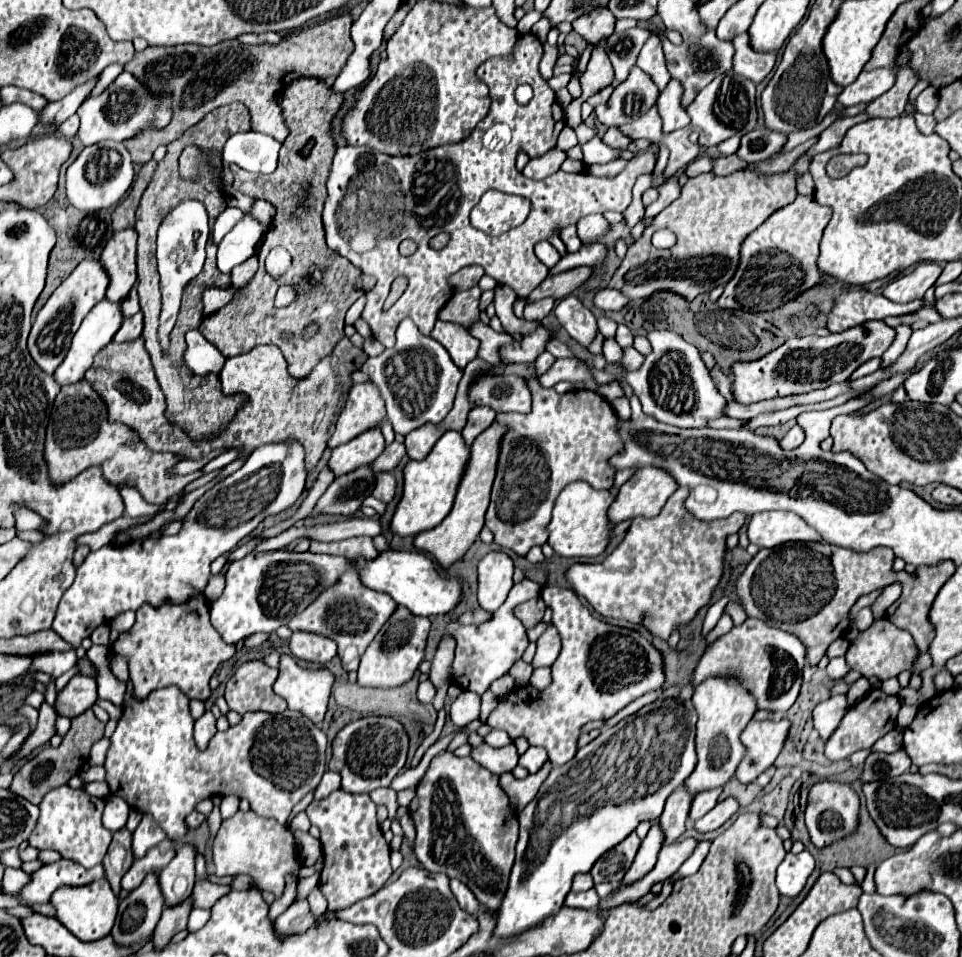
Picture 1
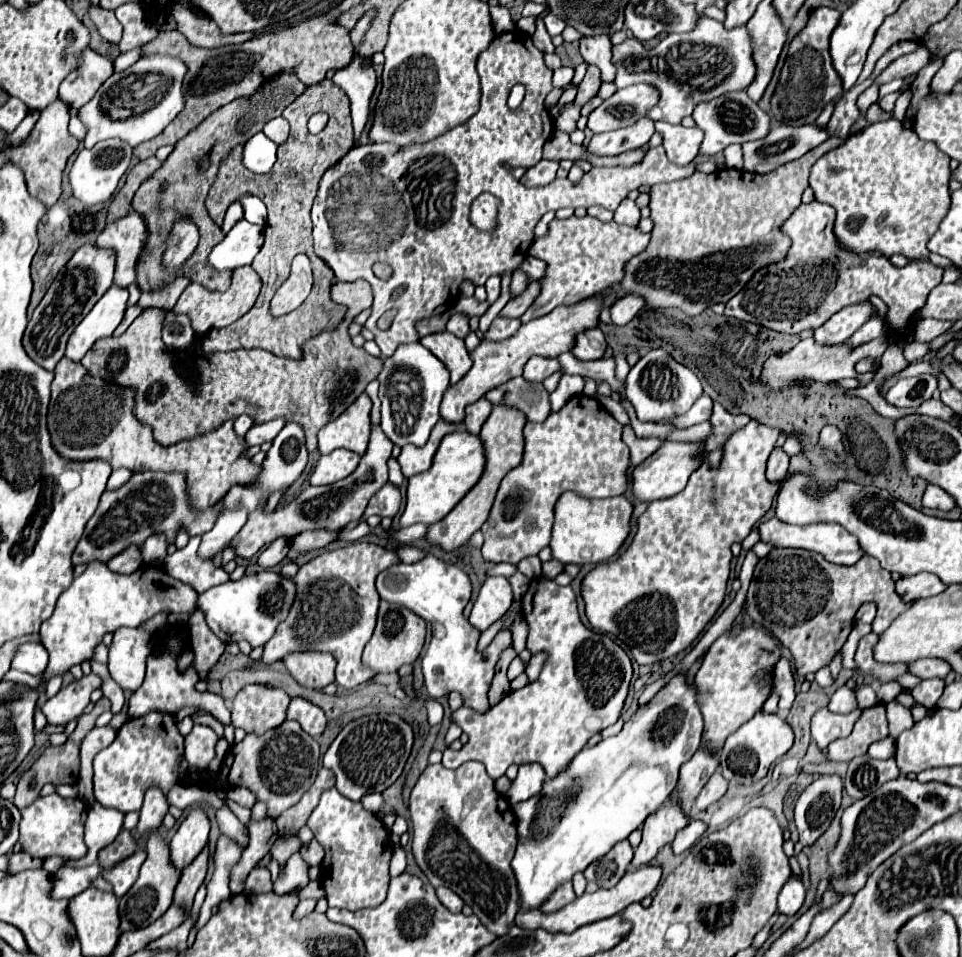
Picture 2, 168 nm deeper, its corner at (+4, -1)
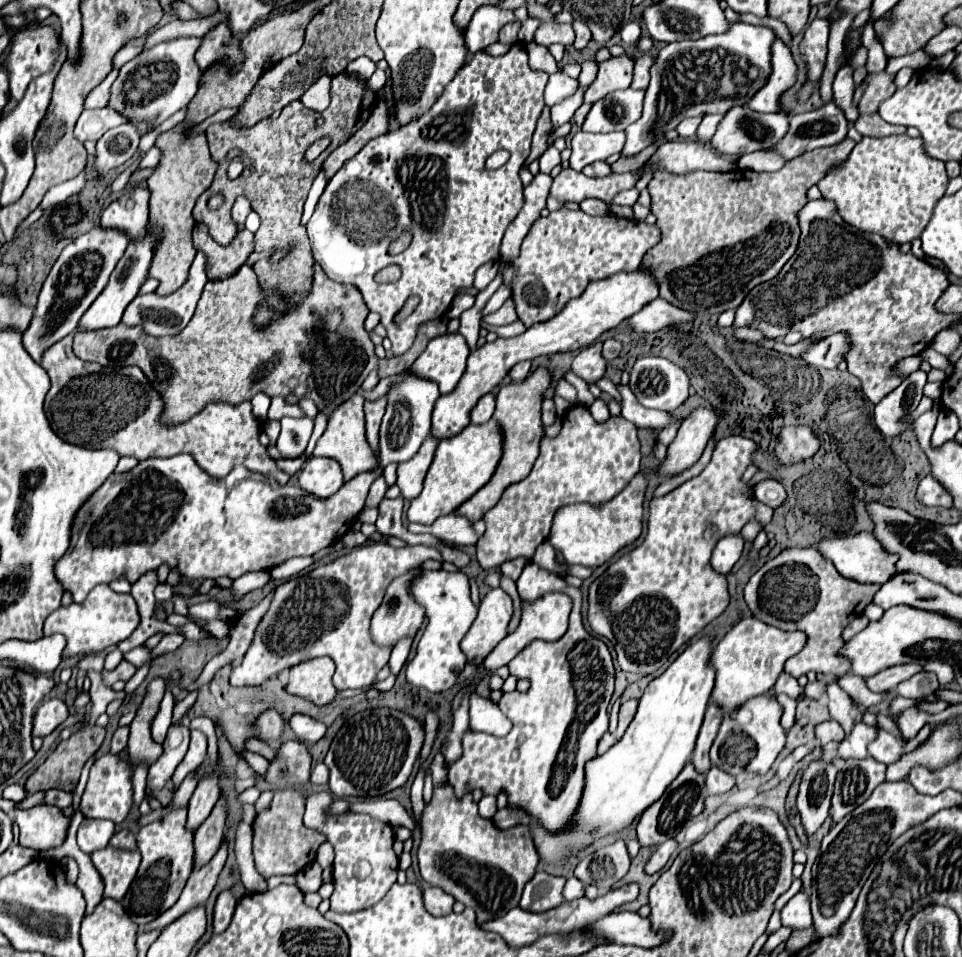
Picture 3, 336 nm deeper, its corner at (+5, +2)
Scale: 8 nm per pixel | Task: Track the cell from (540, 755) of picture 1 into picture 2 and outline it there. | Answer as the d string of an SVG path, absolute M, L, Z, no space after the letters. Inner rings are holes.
M537 763L521 765L517 779L511 783L509 791L505 793L505 799L511 805L515 805L519 801L527 801L527 799L539 795L541 787L543 787L543 779L545 779L545 773L543 773L541 765L537 765Z

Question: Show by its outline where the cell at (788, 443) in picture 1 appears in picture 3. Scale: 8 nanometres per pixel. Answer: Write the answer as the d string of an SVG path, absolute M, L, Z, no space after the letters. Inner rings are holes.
M768 478L768 480L760 480L760 482L754 484L754 496L756 496L756 500L776 508L776 506L780 506L784 502L786 492L784 492L780 482Z

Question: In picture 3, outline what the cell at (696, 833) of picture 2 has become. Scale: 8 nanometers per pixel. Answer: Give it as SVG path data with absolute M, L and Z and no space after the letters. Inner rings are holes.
M668 838L668 840L666 840L662 846L658 846L658 850L650 856L650 860L648 860L648 864L646 864L646 872L648 872L648 874L654 874L654 872L662 870L676 848L678 848L676 838Z

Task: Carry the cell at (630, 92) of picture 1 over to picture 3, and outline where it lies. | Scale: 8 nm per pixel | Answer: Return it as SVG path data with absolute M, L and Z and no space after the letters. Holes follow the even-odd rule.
M626 88L604 96L604 100L598 100L588 112L582 130L584 132L626 130L632 122L640 118L644 92L646 90Z

